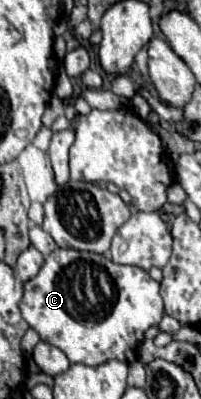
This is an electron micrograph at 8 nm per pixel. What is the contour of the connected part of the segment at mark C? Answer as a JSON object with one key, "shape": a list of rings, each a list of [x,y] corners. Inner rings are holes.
{"shape":[[[55,249],[45,257],[41,271],[25,283],[25,295],[19,303],[23,319],[33,327],[41,341],[59,347],[71,363],[99,365],[109,359],[133,363],[135,347],[143,341],[149,327],[159,325],[163,319],[163,299],[159,295],[159,283],[149,277],[147,271],[133,265],[117,265],[109,257],[77,249]]]}

